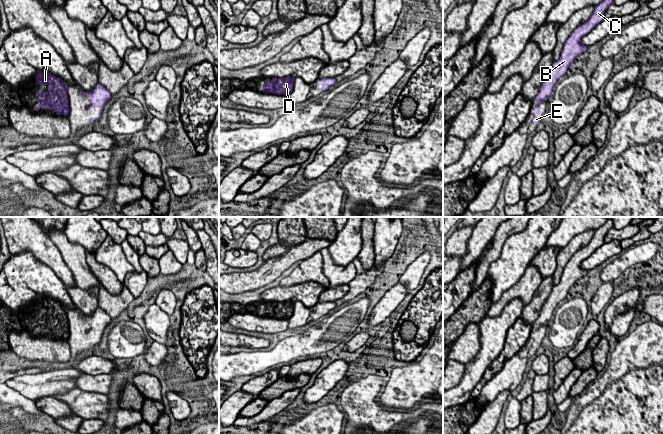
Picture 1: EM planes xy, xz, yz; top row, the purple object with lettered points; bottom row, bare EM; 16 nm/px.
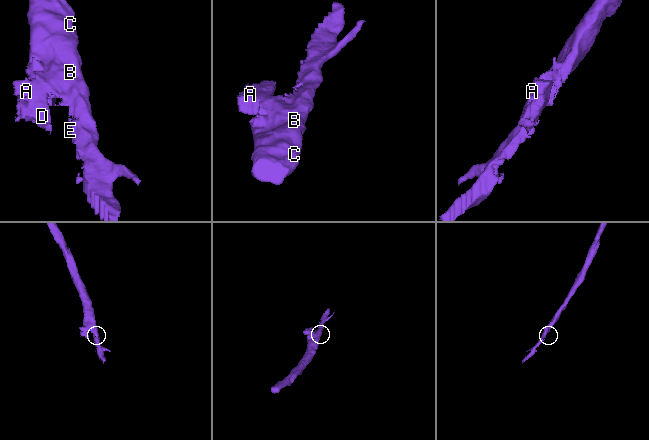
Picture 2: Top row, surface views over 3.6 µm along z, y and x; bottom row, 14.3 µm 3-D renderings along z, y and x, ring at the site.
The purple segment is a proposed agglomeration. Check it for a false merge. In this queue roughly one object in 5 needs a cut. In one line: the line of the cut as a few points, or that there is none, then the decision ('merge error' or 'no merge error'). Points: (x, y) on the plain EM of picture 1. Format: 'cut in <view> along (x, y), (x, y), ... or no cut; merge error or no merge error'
no cut; no merge error

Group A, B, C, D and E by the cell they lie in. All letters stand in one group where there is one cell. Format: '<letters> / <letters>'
A B C D E

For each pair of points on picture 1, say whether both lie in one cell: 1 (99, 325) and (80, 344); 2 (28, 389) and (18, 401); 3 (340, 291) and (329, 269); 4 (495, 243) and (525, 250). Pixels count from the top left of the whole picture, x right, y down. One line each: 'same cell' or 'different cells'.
1: same cell
2: different cells
3: different cells
4: different cells

